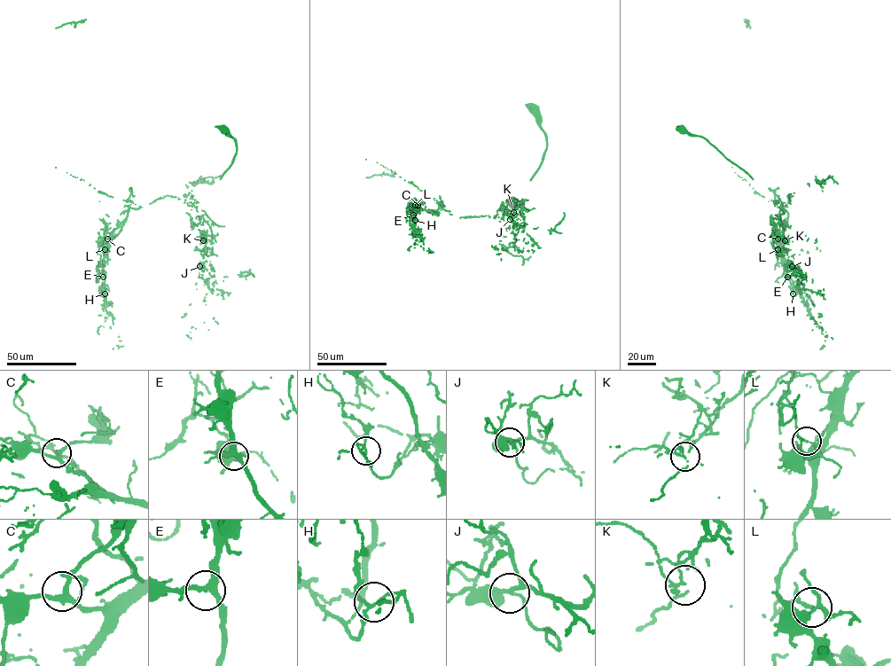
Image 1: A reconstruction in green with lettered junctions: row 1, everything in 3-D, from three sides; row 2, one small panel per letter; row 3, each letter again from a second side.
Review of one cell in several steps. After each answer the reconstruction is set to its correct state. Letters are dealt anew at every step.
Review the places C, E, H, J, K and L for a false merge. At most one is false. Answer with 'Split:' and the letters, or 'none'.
Split: L

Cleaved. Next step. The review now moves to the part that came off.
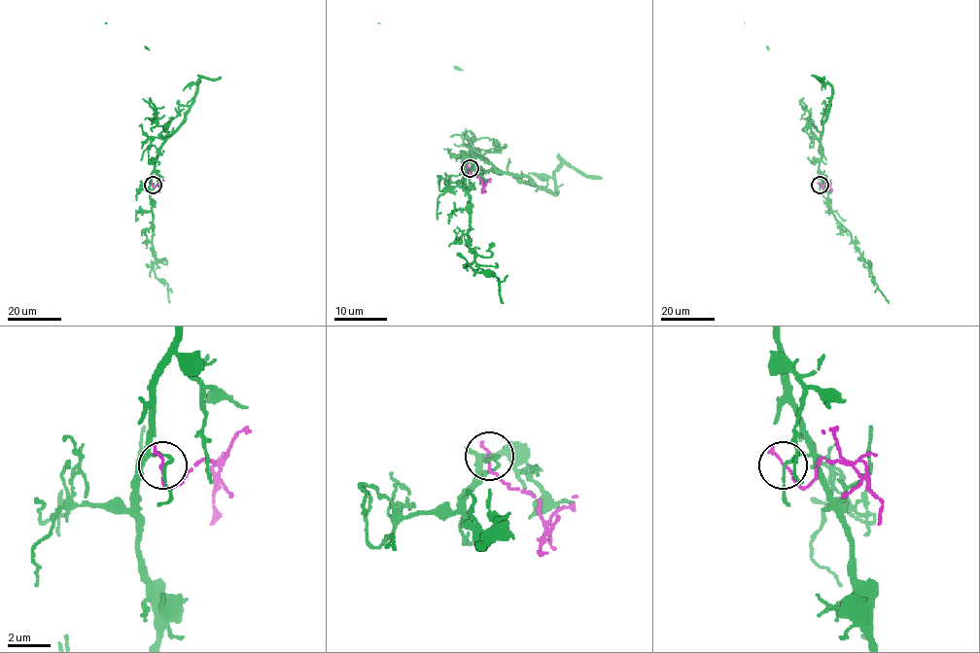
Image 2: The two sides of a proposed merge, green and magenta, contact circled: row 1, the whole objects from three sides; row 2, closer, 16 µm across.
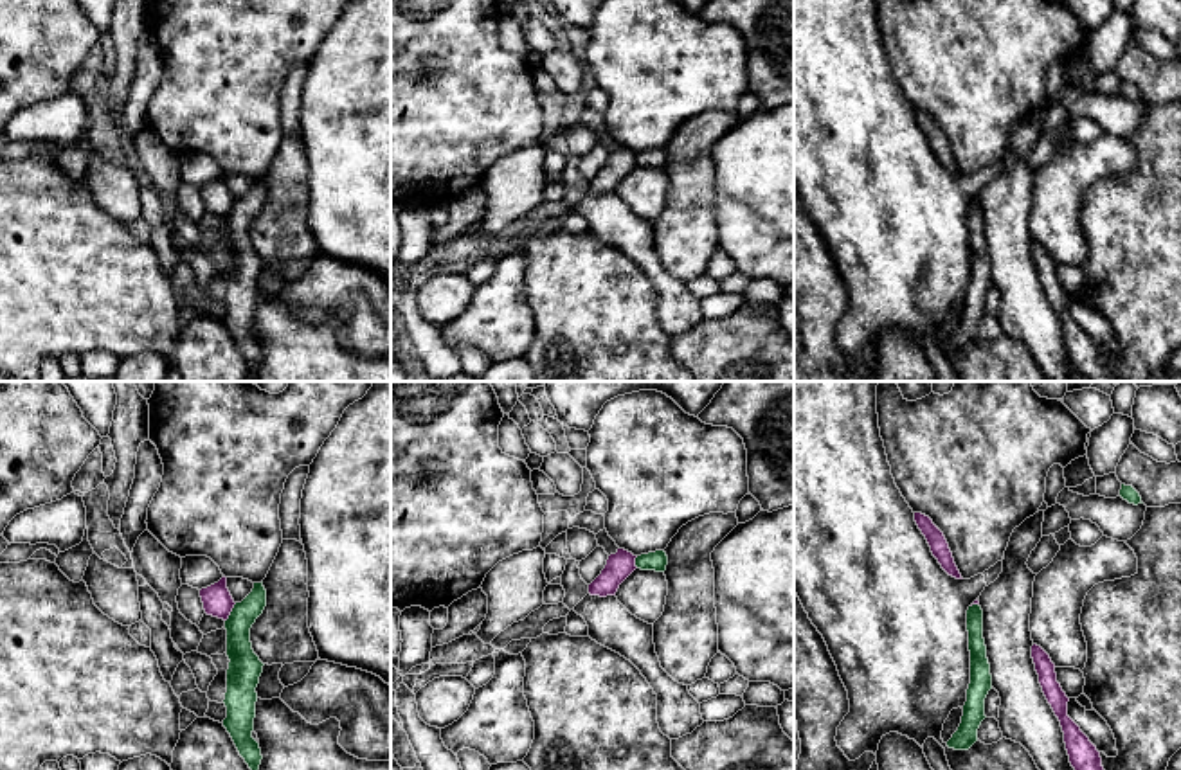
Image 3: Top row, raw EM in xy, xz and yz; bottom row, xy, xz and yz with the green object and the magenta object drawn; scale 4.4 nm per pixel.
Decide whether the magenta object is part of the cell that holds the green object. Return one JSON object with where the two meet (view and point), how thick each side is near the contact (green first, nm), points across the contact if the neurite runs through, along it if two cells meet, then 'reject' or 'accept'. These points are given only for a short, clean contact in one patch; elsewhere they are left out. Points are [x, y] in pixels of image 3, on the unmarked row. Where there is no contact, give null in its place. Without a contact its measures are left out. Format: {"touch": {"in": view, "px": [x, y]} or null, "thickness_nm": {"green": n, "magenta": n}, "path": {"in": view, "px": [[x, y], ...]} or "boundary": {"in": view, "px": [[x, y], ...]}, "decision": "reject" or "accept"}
{"touch": {"in": "xy", "px": [231, 209]}, "thickness_nm": {"green": 140, "magenta": 130}, "boundary": {"in": "xy", "px": [[236, 200], [225, 218]]}, "decision": "reject"}

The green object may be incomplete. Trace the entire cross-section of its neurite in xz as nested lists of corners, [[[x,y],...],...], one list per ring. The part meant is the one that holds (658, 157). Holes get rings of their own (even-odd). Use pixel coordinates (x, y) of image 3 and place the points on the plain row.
[[[655,148],[636,155],[636,164],[641,167],[664,169],[666,162],[668,162],[668,153],[664,148]]]

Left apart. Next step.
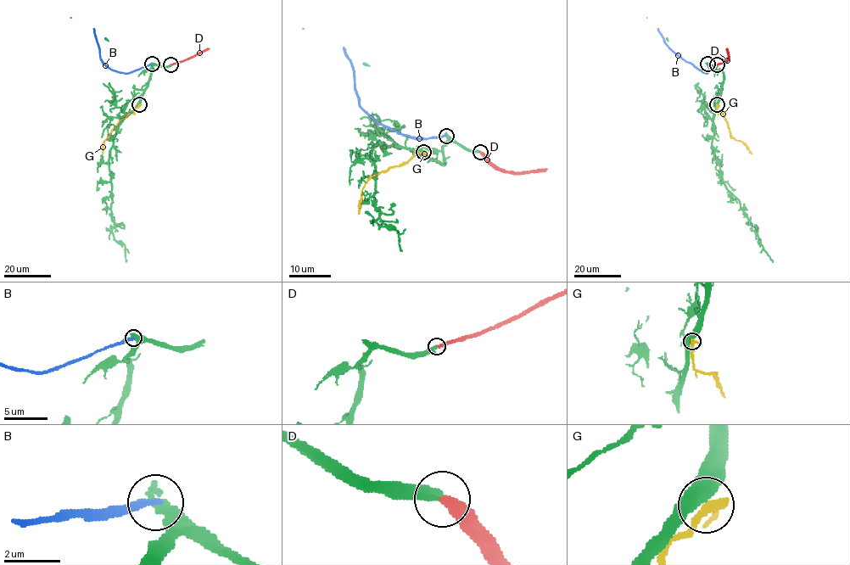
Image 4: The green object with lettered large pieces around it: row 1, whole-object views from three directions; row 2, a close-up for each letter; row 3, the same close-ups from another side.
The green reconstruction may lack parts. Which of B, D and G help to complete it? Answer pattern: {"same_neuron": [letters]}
{"same_neuron": ["D"]}

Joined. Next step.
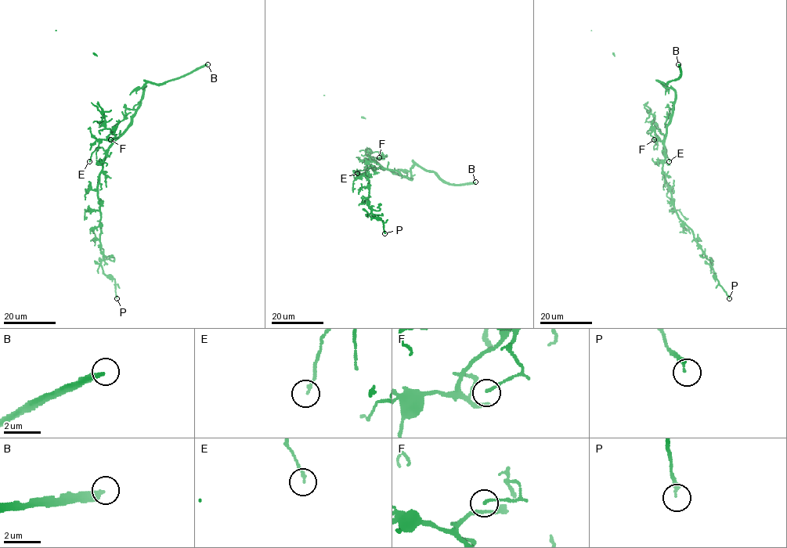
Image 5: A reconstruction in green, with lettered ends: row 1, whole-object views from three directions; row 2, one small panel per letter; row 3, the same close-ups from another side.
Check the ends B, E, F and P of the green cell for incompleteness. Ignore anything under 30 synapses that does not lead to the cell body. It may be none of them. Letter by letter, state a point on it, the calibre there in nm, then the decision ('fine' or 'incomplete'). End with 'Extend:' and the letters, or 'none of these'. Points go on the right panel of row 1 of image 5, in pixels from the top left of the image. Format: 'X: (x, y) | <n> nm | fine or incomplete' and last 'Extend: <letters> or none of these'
B: (678, 64) | 320 nm | incomplete
E: (669, 161) | 140 nm | fine
F: (654, 139) | 120 nm | fine
P: (729, 298) | 200 nm | fine
Extend: B

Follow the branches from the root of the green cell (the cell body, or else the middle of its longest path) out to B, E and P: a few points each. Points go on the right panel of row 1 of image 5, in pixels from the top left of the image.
B: (665, 155), (666, 127), (672, 115), (676, 92), (661, 82), (667, 84), (680, 76), (678, 64)
E: (665, 155), (664, 146), (669, 161)
P: (665, 155), (662, 171), (673, 209), (677, 217), (691, 231), (698, 246), (710, 261), (719, 284), (729, 298)

